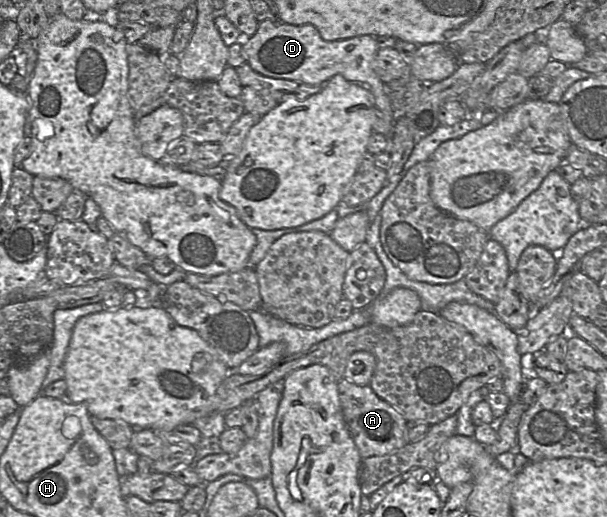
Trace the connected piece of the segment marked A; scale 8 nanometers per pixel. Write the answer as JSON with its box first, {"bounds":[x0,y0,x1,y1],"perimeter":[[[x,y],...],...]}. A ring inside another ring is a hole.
{"bounds":[338,379,409,459],"perimeter":[[[342,379],[338,382],[338,393],[343,417],[362,459],[393,453],[409,443],[407,420],[396,408],[379,398],[370,386],[358,386]]]}

